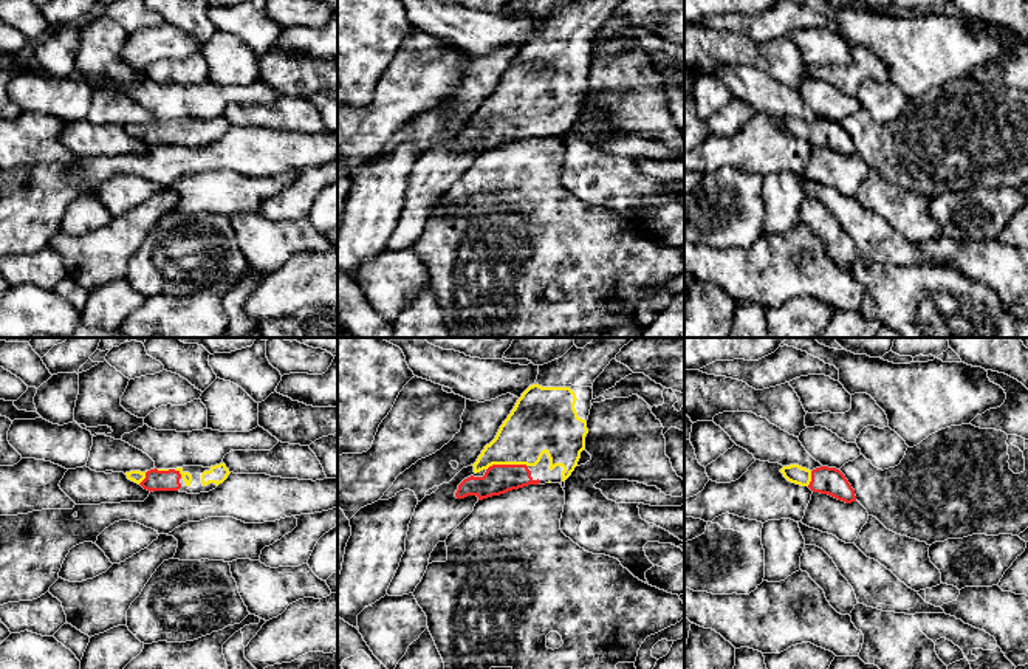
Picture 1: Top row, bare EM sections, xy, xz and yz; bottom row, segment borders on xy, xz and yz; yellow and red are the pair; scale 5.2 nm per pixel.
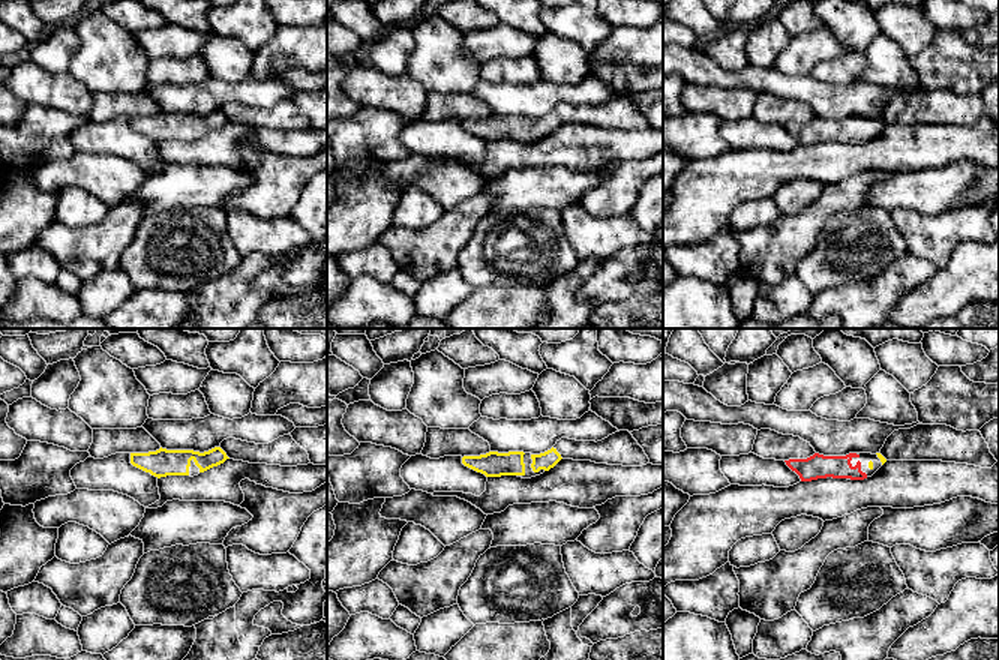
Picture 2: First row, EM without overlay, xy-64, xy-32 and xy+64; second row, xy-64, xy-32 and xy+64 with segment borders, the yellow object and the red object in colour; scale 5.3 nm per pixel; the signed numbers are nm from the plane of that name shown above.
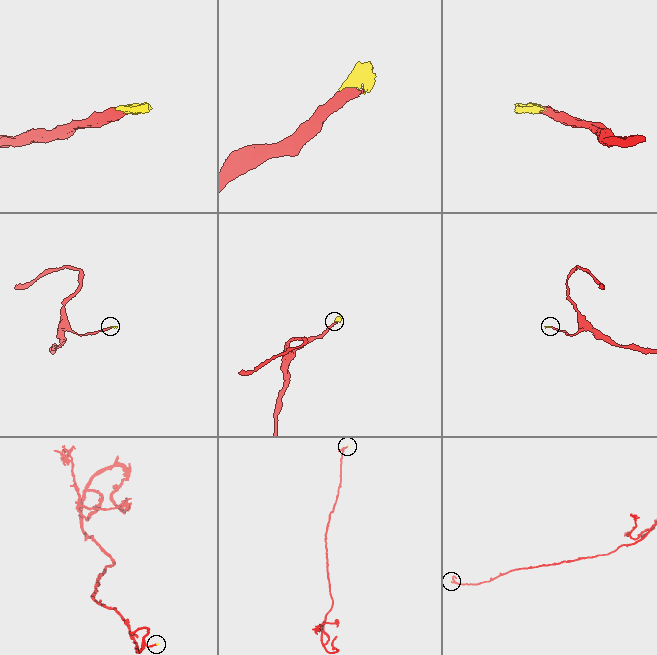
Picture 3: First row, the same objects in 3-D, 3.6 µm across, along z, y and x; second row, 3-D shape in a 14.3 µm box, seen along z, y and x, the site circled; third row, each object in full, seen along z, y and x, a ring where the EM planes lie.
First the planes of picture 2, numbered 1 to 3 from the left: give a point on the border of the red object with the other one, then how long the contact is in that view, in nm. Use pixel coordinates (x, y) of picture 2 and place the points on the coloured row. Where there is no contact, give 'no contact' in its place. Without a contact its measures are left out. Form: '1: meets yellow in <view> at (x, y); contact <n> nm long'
1: no contact
2: no contact
3: no contact

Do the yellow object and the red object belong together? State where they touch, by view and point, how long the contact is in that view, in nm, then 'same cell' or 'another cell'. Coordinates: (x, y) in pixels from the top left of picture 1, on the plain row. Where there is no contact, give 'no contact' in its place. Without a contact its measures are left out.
xz (507, 116) | 220 nm | same cell

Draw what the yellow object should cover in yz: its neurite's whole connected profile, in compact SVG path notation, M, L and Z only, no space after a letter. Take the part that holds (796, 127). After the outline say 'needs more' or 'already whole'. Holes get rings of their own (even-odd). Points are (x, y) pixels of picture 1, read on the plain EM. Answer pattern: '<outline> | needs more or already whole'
M790 118L783 119L780 125L788 135L808 139L813 146L828 147L845 156L856 155L855 142L836 121L821 119L810 124L799 118Z | needs more

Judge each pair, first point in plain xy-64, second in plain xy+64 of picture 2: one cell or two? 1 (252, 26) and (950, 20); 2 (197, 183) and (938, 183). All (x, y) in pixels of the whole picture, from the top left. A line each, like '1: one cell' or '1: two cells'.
1: two cells
2: one cell

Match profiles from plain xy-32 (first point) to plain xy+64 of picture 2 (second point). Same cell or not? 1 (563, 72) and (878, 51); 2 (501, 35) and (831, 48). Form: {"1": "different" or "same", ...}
{"1": "same", "2": "same"}

